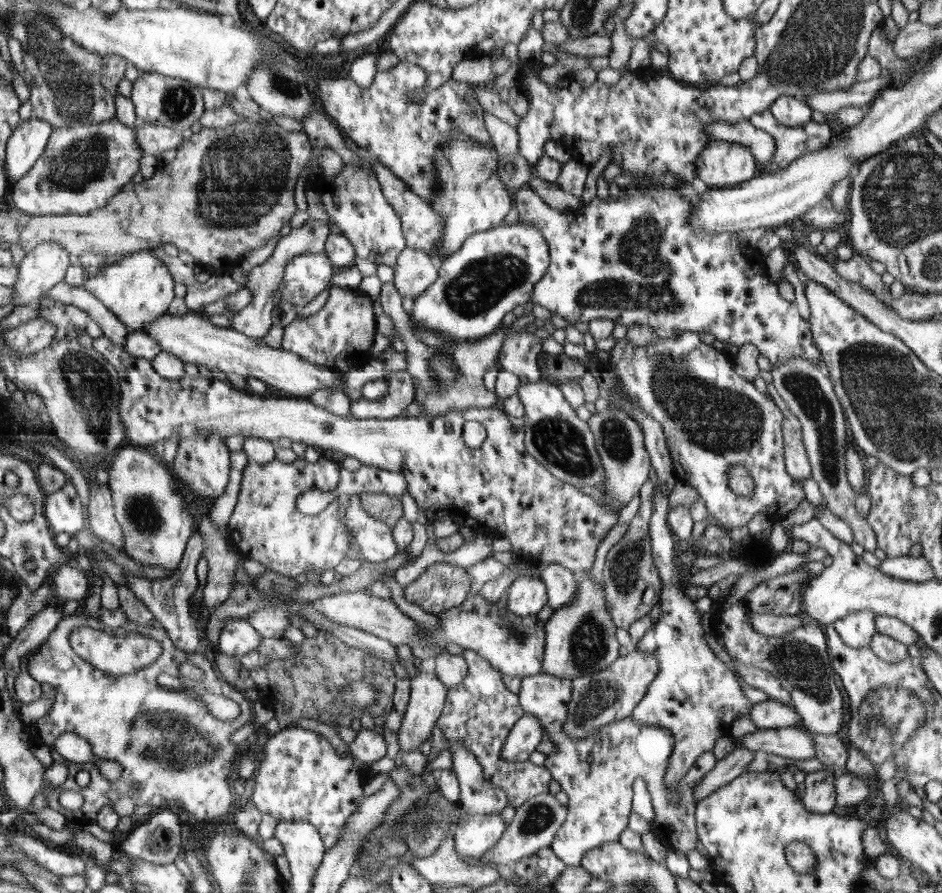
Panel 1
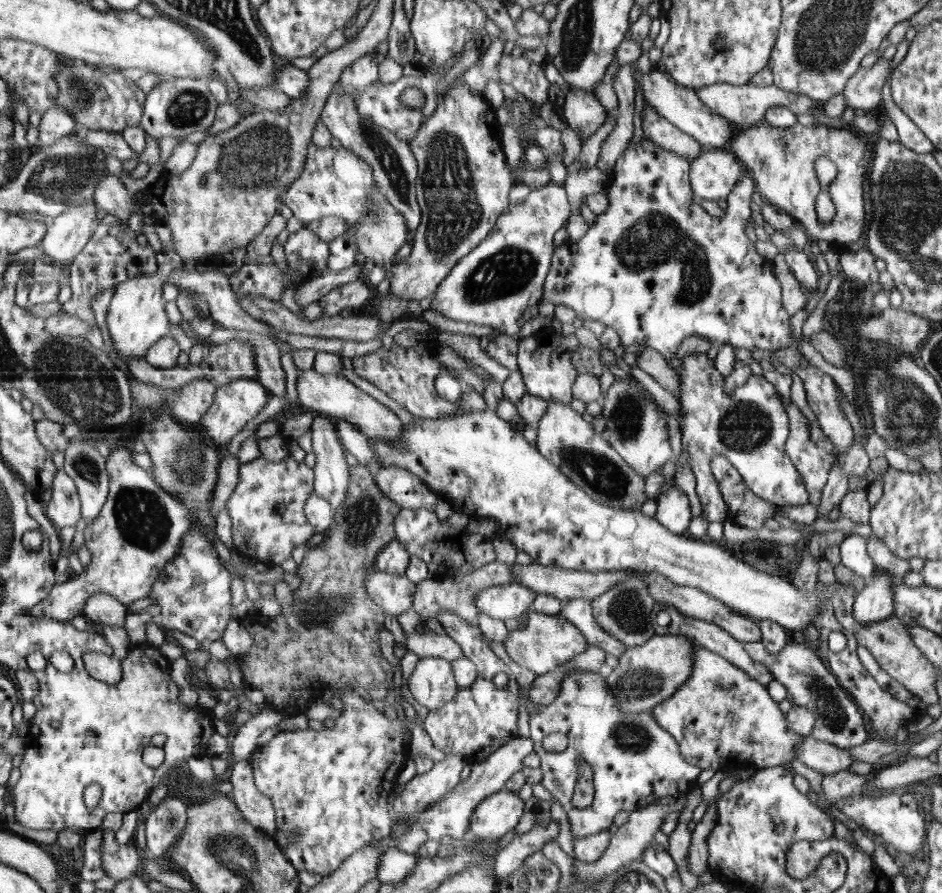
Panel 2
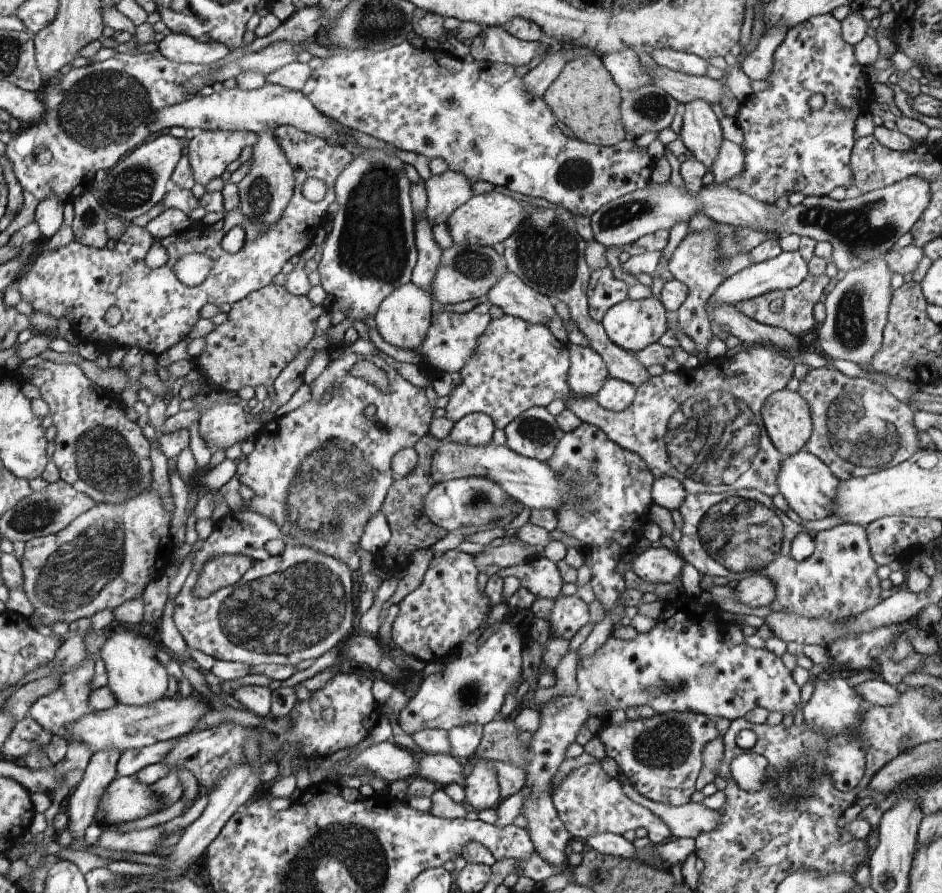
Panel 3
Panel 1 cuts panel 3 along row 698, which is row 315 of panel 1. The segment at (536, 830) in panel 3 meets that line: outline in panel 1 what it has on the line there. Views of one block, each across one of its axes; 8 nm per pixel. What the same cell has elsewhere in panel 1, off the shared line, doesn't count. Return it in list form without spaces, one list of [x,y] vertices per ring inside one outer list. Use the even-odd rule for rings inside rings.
[[[529,186],[522,187],[514,197],[517,201],[518,214],[520,215],[520,222],[524,225],[530,225],[542,233],[542,237],[546,240],[546,245],[550,250],[549,270],[546,272],[542,280],[538,280],[538,284],[534,287],[533,304],[540,304],[552,312],[552,314],[558,314],[569,322],[570,325],[578,324],[578,322],[589,323],[594,319],[608,319],[615,322],[615,324],[622,324],[628,328],[632,325],[646,325],[649,326],[656,335],[662,338],[670,338],[671,336],[690,332],[709,332],[716,338],[715,340],[721,341],[725,345],[734,344],[739,348],[752,344],[758,351],[759,355],[762,355],[770,361],[772,366],[776,367],[780,364],[786,363],[791,359],[802,357],[818,366],[820,363],[820,352],[813,344],[813,336],[811,335],[809,323],[804,321],[804,318],[798,313],[798,309],[794,302],[789,302],[781,298],[778,291],[778,284],[768,284],[768,278],[764,278],[766,282],[762,284],[744,284],[744,280],[748,282],[748,278],[760,278],[756,274],[762,274],[762,270],[756,270],[750,266],[752,258],[756,256],[756,252],[750,252],[748,246],[740,244],[738,242],[738,233],[706,233],[706,231],[694,231],[688,223],[688,218],[692,214],[692,202],[684,200],[684,198],[678,195],[678,191],[674,188],[665,188],[663,186],[658,187],[636,187],[625,190],[625,194],[622,197],[610,197],[606,201],[601,202],[597,199],[592,199],[588,204],[582,206],[579,210],[578,216],[572,216],[572,214],[562,214],[554,208],[550,208],[546,205],[546,201],[538,196],[537,192],[534,192]]]

